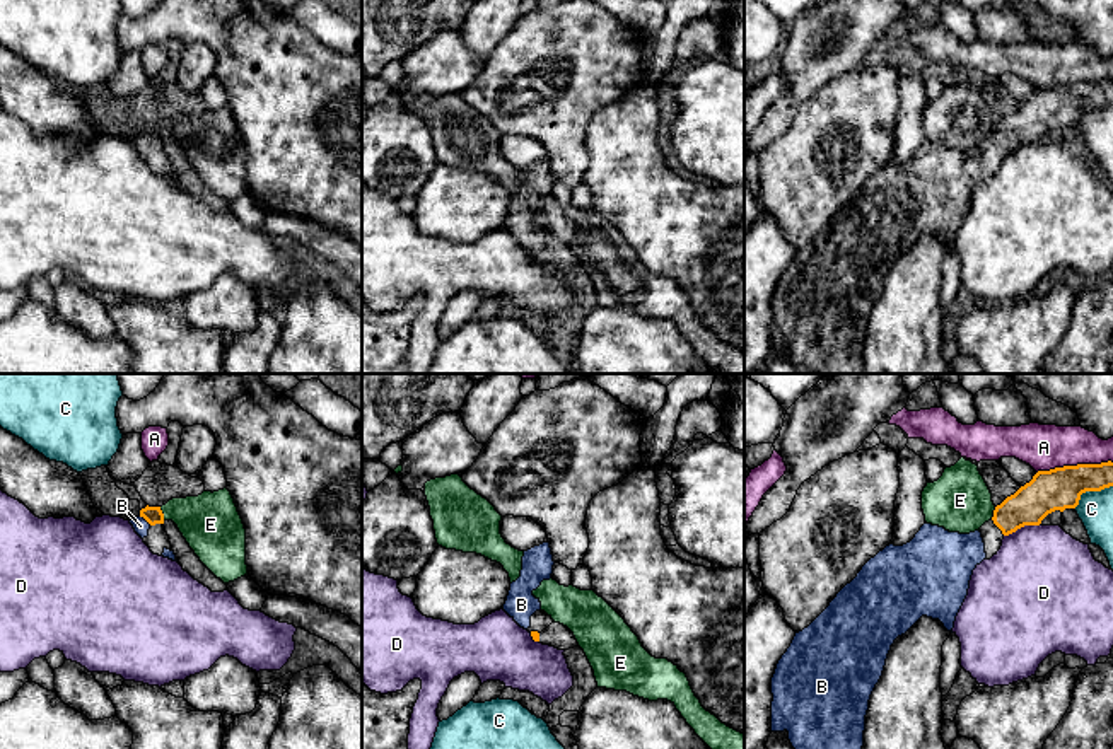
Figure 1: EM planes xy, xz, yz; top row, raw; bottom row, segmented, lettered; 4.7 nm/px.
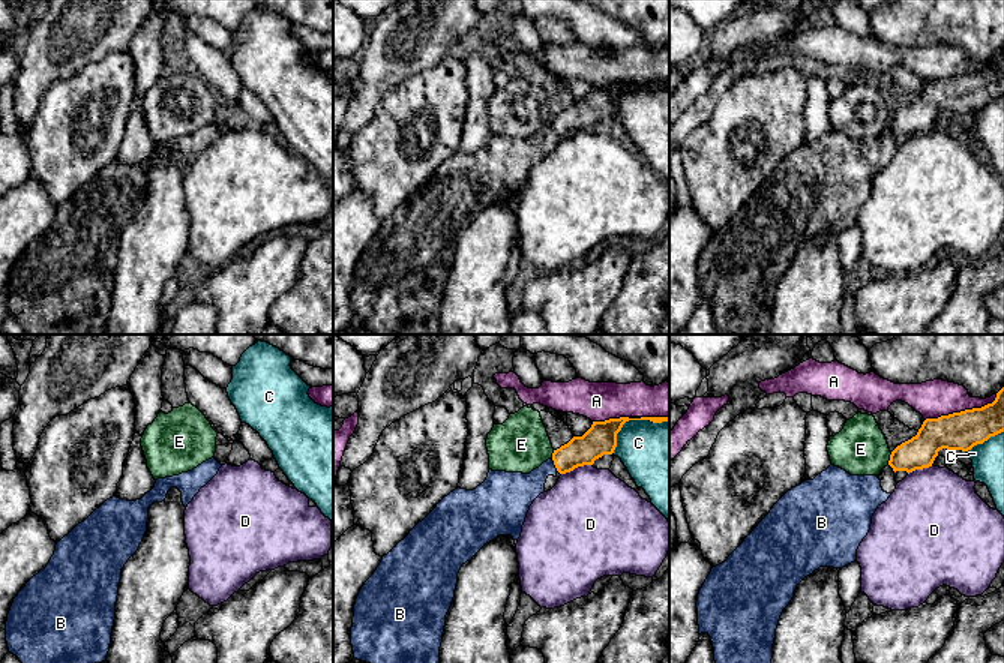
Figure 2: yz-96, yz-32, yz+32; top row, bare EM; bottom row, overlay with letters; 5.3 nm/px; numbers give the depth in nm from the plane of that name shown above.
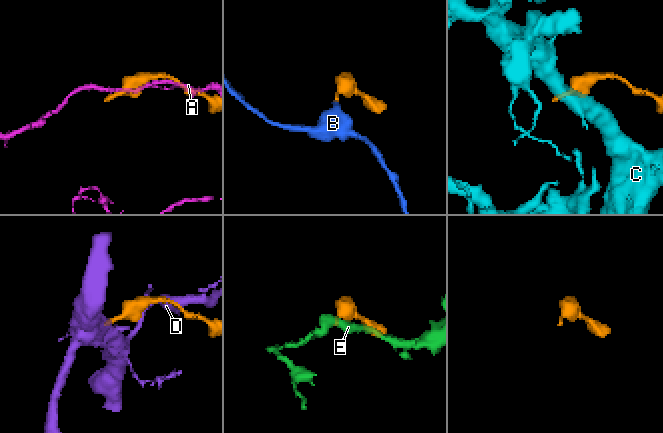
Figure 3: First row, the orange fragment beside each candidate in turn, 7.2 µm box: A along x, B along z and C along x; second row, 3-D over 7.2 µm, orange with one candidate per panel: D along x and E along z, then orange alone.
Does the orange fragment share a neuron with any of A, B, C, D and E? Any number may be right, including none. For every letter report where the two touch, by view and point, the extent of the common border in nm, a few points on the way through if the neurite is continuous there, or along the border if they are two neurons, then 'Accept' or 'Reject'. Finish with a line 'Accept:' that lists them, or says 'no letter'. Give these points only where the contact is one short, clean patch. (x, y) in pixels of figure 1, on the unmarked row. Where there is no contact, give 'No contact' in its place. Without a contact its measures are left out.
A: Touches orange at yz (1074, 84). Shared border 360 nm. Reject
B: Touches orange at xy (145, 137). Shared border 80 nm. Path across: xy (154, 133), (145, 137), (140, 144). Accept
C: Touches orange at yz (1089, 108). Shared border 220 nm. Boundary: yz (1112, 103), (1101, 108), (1086, 108), (1074, 127). Reject
D: Touches orange at yz (1021, 144). Shared border 190 nm. Boundary: yz (1040, 140), (1021, 144), (1004, 154). Reject
E: Touches orange at xy (163, 132). Shared border 70 nm. Boundary: xy (159, 125), (164, 137). Reject
Accept: B

